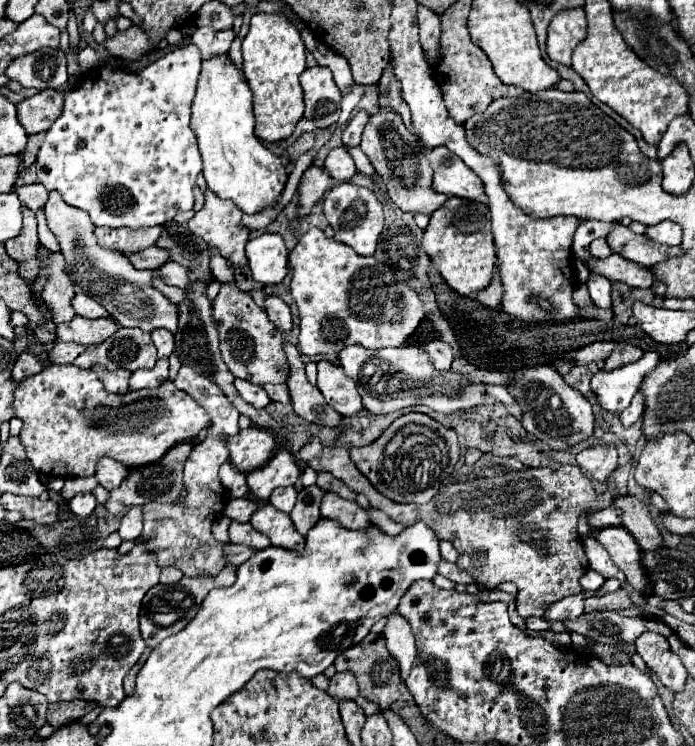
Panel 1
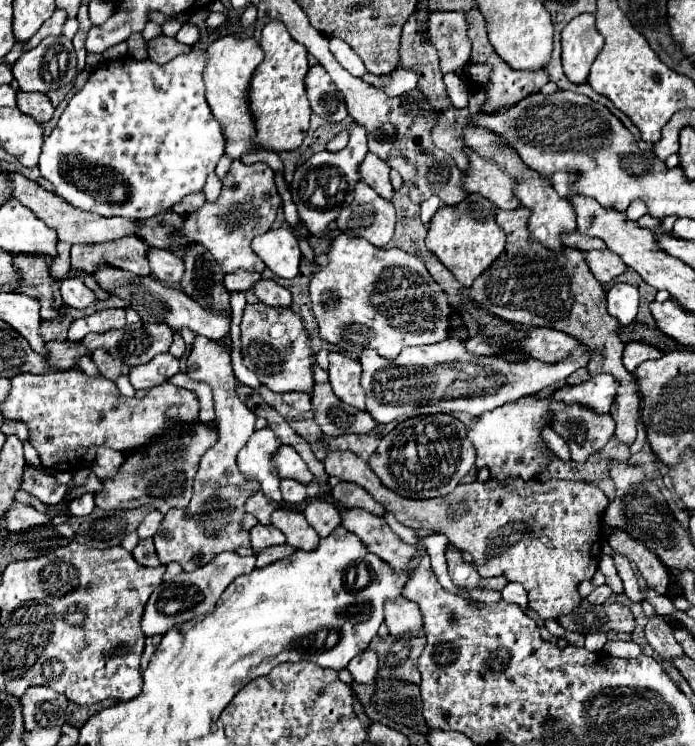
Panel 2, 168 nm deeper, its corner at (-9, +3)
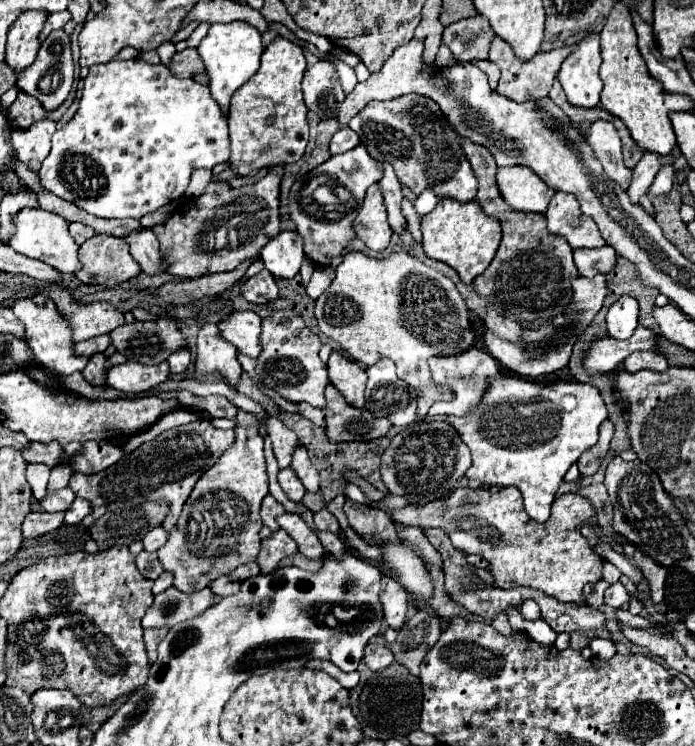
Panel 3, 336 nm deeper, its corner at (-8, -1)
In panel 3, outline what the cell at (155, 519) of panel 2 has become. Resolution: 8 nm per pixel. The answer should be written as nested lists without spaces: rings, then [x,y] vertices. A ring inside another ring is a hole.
[[[154,527],[144,535],[142,543],[144,543],[146,551],[156,551],[158,547],[162,547],[166,543],[166,539],[168,539],[168,533],[164,531],[164,527]]]

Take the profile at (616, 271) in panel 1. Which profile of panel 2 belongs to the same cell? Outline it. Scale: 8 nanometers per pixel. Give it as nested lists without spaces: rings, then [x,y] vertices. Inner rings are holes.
[[[611,249],[587,251],[585,253],[585,261],[587,261],[591,273],[595,275],[595,279],[599,283],[609,283],[613,277],[621,275],[627,269],[623,259],[617,253],[613,253]]]

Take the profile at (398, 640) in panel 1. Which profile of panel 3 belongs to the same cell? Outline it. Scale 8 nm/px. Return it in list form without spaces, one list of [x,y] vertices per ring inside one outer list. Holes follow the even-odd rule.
[[[382,575],[380,601],[384,607],[384,619],[394,629],[400,631],[408,619],[408,593],[388,575]]]

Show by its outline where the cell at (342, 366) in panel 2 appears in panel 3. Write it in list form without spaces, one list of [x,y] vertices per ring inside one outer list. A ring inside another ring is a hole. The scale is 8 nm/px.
[[[332,351],[328,359],[328,375],[330,383],[346,397],[350,405],[356,409],[364,407],[364,387],[366,387],[366,371],[360,363],[346,359],[344,355]]]

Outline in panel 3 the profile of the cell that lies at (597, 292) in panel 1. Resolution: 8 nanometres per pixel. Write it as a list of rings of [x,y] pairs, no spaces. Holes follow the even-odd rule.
[[[622,295],[616,303],[610,305],[606,323],[610,337],[620,341],[632,337],[634,329],[638,327],[638,301],[634,301],[630,295]]]

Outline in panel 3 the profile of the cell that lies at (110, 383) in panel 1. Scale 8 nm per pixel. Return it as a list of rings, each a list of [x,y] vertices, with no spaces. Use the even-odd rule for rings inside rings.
[[[98,353],[98,355],[90,357],[88,365],[82,371],[82,375],[86,377],[88,383],[92,383],[92,385],[104,385],[106,383],[106,367],[104,367],[104,363],[106,363],[104,353]]]

